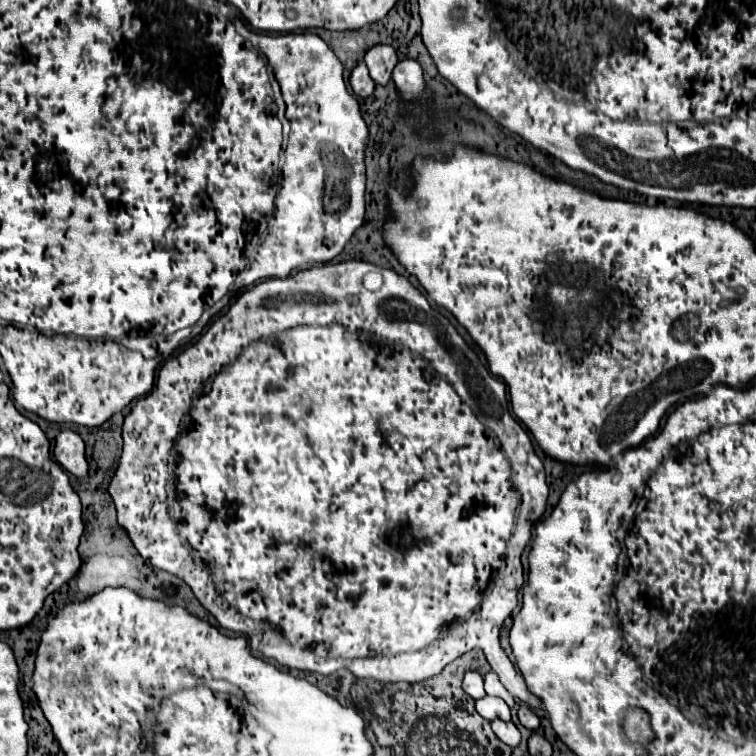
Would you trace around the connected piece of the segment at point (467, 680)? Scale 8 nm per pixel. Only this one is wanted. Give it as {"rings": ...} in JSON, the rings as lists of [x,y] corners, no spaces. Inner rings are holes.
{"rings":[[[466,672],[462,686],[464,686],[466,694],[472,696],[474,700],[486,696],[486,692],[484,692],[484,680],[482,680],[482,676],[478,672]]]}

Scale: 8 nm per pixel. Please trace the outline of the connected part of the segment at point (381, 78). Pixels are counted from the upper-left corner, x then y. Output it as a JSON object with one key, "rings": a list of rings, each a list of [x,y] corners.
{"rings":[[[376,44],[366,52],[364,62],[366,62],[370,76],[376,84],[388,84],[392,78],[392,70],[398,62],[398,56],[396,56],[396,50],[392,46]]]}

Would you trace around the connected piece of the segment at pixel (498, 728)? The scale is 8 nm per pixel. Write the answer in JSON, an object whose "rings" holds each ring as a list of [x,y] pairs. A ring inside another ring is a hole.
{"rings":[[[492,720],[492,730],[494,734],[508,746],[518,746],[520,742],[520,730],[516,728],[514,722],[504,722],[504,720]]]}

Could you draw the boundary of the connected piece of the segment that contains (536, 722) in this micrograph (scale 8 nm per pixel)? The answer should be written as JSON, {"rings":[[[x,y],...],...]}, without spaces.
{"rings":[[[520,706],[520,710],[518,710],[518,720],[520,720],[522,726],[526,726],[526,728],[530,728],[530,730],[536,730],[536,728],[540,726],[540,718],[538,718],[528,706]]]}

